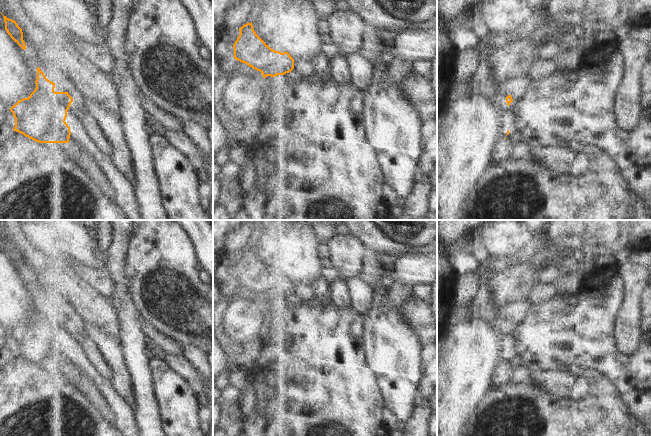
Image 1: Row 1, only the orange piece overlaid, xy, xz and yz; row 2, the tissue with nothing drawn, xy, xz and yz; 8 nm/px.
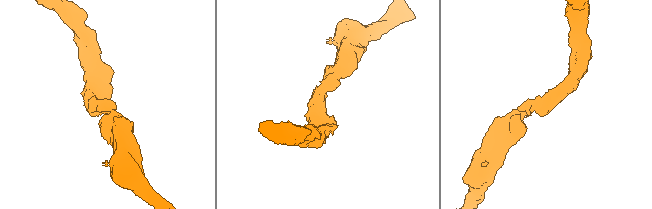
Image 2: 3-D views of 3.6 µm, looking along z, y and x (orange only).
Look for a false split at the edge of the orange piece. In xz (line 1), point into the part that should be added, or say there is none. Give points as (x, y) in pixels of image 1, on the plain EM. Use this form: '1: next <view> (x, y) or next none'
1: next none

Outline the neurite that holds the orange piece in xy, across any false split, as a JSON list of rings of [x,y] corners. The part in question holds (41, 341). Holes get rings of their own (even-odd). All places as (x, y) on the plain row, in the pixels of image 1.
[[[39,291],[35,308],[36,312],[28,322],[19,324],[10,332],[15,342],[13,354],[39,367],[68,367],[71,355],[65,344],[72,321],[68,316],[55,316],[55,307],[48,304]]]

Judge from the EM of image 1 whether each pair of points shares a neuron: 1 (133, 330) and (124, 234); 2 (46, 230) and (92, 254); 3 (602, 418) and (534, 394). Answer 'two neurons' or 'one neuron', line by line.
1: one neuron
2: one neuron
3: one neuron

